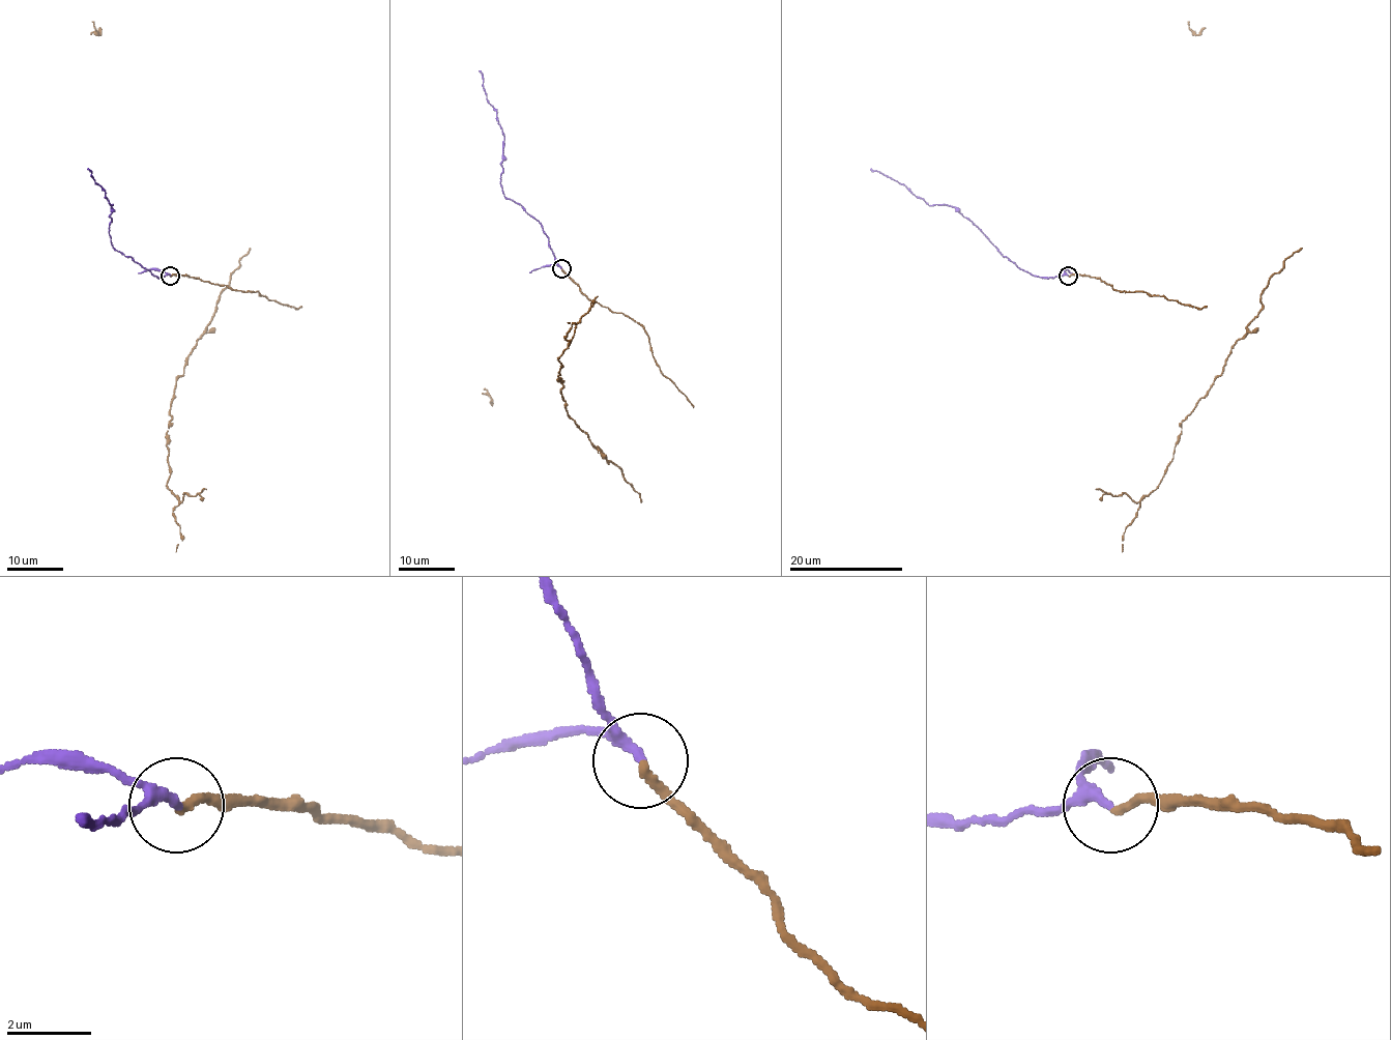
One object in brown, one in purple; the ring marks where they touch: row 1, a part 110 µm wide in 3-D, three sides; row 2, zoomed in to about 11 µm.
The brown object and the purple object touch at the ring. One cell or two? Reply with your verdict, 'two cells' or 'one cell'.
one cell

